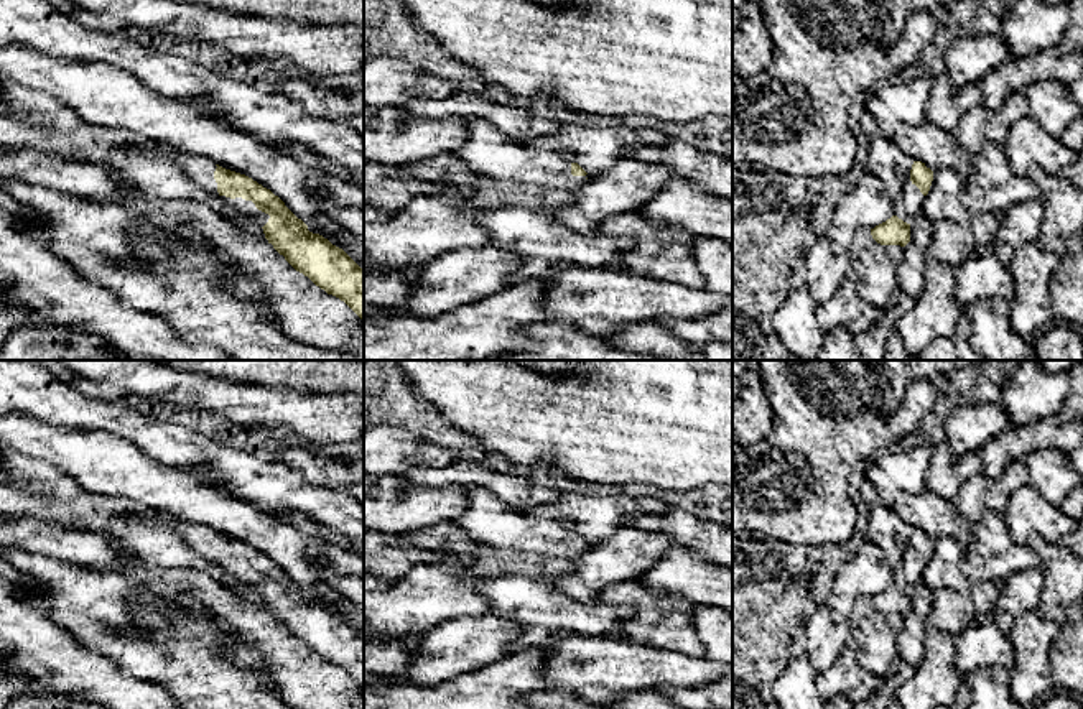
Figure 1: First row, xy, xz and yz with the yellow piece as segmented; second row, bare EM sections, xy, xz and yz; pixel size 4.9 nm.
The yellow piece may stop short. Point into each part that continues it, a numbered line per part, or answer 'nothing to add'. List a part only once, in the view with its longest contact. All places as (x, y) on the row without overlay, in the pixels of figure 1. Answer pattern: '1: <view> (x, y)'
1: xy (199, 538)

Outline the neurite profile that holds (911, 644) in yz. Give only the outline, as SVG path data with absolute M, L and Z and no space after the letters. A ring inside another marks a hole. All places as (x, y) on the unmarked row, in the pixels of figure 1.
M918 581L910 592L910 610L904 615L904 630L897 640L899 656L913 670L923 660L923 640L927 633L927 617L933 604L935 591Z

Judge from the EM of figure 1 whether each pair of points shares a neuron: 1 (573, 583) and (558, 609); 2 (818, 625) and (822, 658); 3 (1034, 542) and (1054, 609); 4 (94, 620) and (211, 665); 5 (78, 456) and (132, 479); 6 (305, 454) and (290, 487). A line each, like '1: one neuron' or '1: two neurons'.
1: two neurons
2: one neuron
3: one neuron
4: one neuron
5: one neuron
6: two neurons

